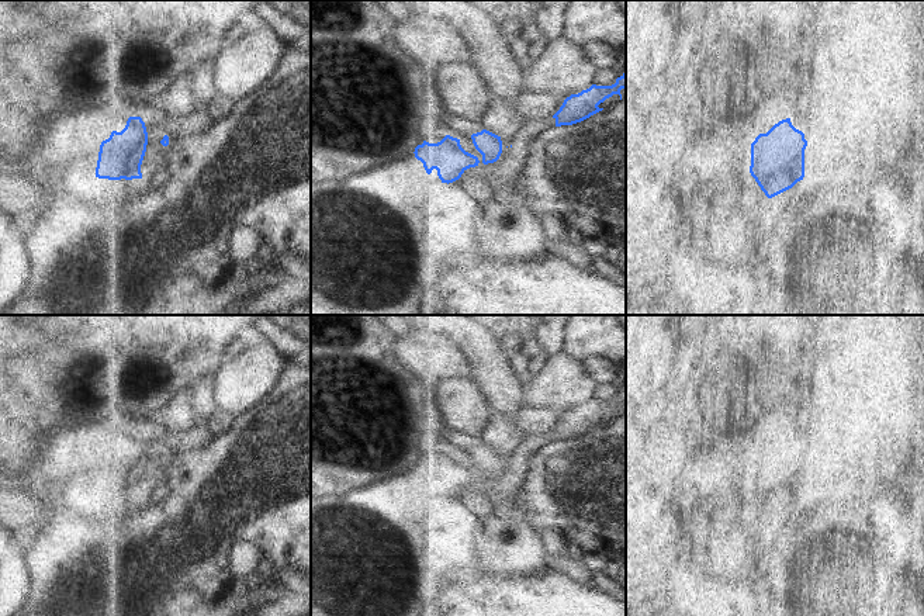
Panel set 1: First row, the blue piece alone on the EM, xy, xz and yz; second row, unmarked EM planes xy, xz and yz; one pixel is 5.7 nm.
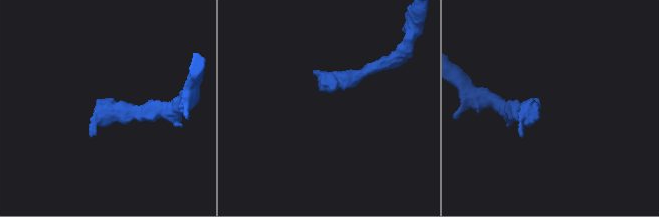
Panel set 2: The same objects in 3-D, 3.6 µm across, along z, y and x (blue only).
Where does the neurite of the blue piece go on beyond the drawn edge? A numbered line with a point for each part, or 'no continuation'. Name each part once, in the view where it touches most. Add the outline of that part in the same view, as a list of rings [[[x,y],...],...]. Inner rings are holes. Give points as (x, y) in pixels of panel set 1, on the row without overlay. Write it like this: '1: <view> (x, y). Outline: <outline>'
1: xy (65, 452). Outline: [[[66,416],[60,425],[41,433],[34,463],[21,478],[10,475],[10,484],[44,499],[52,506],[55,494],[77,477],[79,494],[96,491],[100,460],[113,446],[121,447],[131,430],[96,421],[77,422]]]

